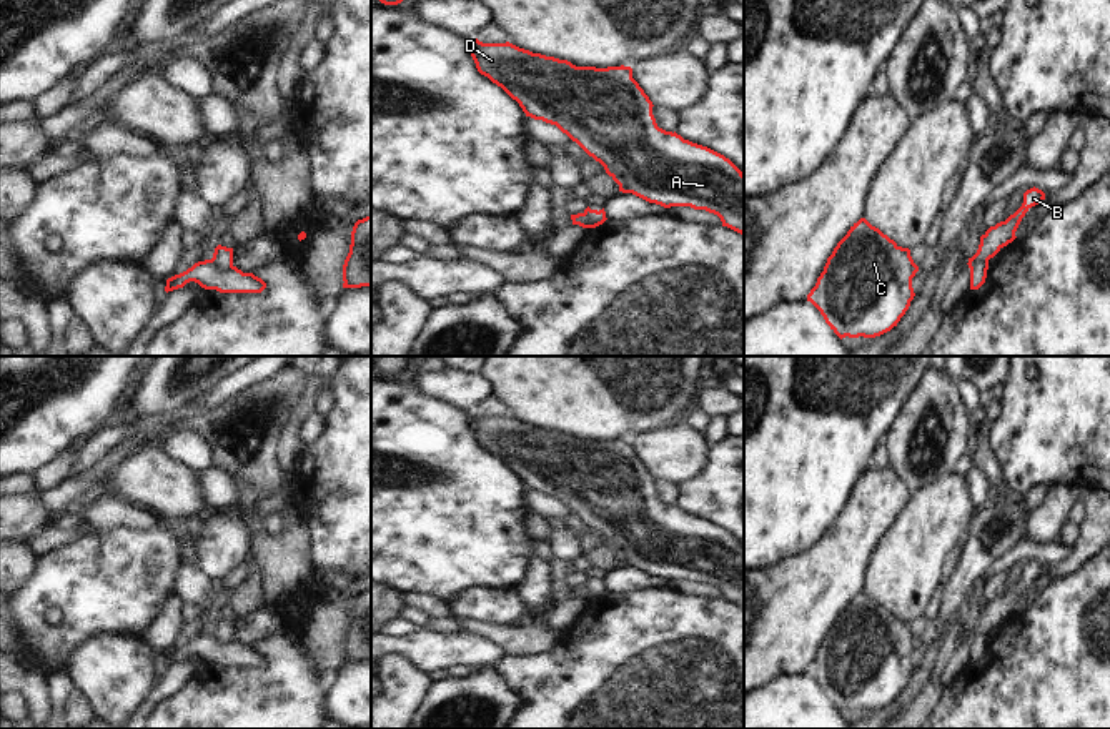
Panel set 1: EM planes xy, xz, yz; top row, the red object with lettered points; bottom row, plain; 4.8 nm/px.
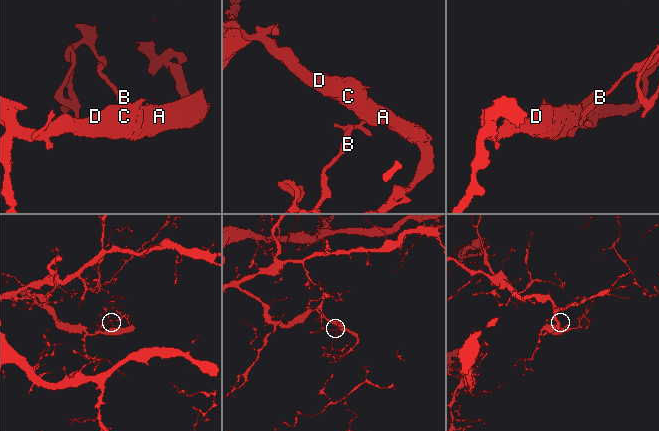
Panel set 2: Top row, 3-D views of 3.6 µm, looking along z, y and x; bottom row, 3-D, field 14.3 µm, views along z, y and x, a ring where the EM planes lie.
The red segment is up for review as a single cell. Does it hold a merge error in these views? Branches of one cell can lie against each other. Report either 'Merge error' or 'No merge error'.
Merge error.

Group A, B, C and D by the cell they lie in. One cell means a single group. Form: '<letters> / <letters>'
A C D / B

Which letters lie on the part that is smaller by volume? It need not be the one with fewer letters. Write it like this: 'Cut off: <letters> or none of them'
Cut off: B

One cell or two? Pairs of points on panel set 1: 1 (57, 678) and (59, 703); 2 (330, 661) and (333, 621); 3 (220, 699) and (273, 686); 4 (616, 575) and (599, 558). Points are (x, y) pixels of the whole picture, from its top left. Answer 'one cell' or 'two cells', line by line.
1: one cell
2: one cell
3: one cell
4: two cells

